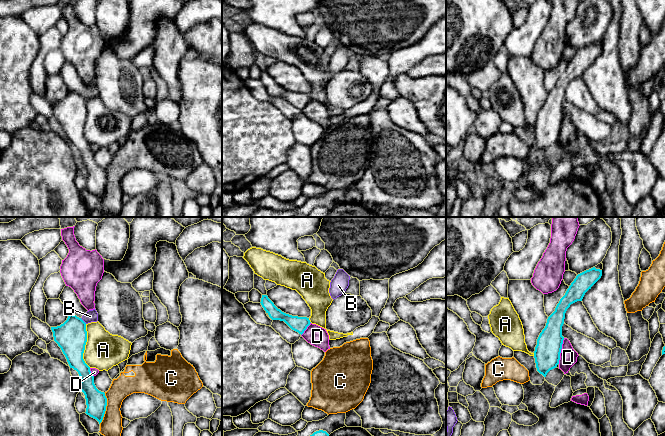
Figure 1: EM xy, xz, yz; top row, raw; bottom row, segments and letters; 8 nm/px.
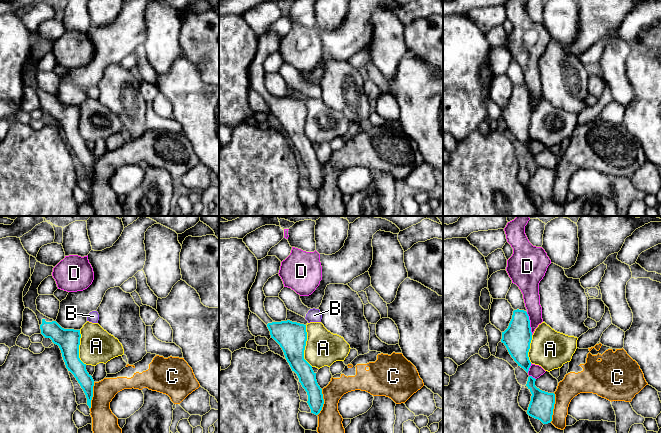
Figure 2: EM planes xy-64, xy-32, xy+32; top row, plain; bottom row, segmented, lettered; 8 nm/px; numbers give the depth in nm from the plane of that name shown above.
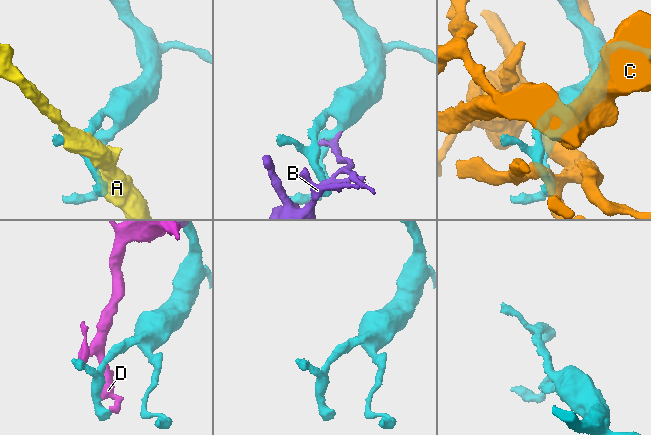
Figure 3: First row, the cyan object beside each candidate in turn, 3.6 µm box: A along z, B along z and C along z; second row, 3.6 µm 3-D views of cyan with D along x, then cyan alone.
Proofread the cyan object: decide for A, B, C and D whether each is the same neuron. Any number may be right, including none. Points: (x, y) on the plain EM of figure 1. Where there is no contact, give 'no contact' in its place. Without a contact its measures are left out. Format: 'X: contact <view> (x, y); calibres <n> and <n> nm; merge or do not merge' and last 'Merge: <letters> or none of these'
A: contact xy (84, 122); calibres 260 and 300 nm; do not merge
B: contact xy (82, 96); calibres 260 and 100 nm; do not merge
C: contact xy (105, 184); calibres 170 and 180 nm; do not merge
D: contact yz (560, 127); calibres 200 and 140 nm; do not merge
Merge: none of these

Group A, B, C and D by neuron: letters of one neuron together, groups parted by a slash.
A / B / C / D

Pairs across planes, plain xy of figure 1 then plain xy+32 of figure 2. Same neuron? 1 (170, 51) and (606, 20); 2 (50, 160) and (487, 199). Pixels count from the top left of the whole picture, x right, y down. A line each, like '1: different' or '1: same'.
1: different
2: same

